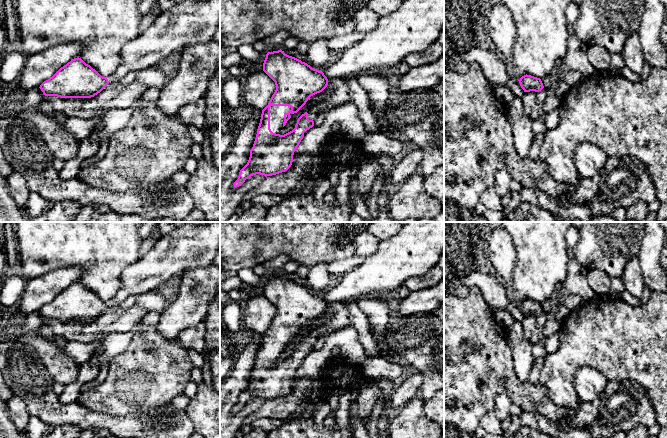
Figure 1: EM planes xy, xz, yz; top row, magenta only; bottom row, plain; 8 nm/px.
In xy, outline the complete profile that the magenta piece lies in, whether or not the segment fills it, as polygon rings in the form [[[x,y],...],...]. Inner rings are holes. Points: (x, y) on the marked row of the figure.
[[[220,0],[185,1],[162,11],[154,23],[133,41],[123,46],[121,60],[116,71],[108,78],[101,76],[81,58],[72,59],[52,77],[40,85],[45,96],[60,98],[91,98],[100,93],[109,83],[119,82],[129,72],[138,72],[167,62],[170,55],[181,52],[187,45],[206,43],[213,39],[220,28]]]

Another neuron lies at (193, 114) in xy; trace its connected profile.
[[[201,97],[196,102],[181,107],[177,114],[181,117],[185,124],[189,124],[203,130],[206,126],[205,108],[205,98]]]

